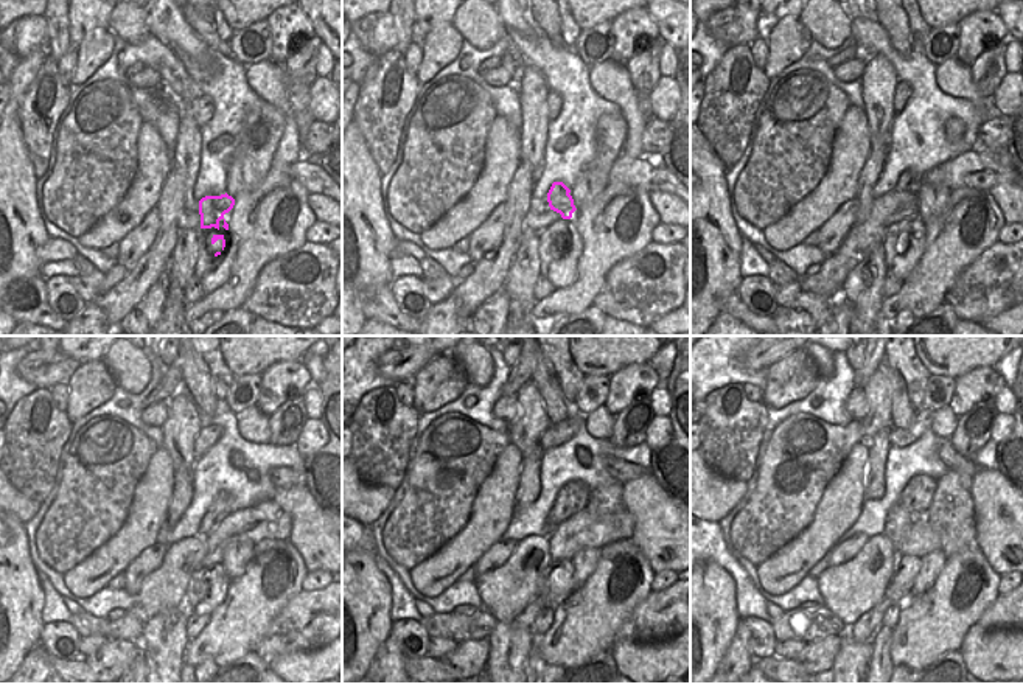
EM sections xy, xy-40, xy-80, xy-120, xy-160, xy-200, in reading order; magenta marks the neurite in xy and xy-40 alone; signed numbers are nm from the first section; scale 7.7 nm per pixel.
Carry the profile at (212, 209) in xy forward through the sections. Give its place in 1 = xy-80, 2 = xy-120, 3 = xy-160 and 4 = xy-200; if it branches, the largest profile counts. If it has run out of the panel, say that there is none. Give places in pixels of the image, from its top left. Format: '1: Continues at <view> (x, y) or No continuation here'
1: Continues at xy-80 (908, 184)
2: Continues at xy-120 (218, 510)
3: Continues at xy-160 (572, 498)
4: Continues at xy-200 (918, 495)

